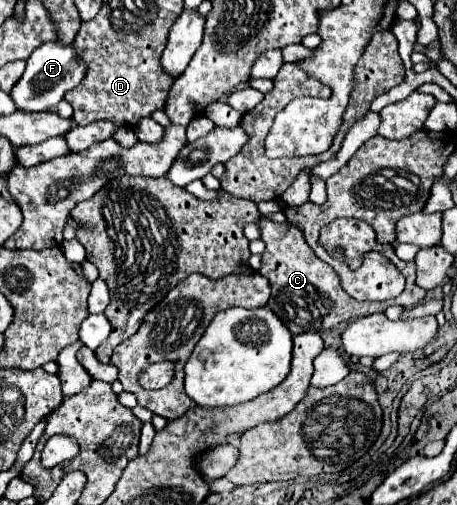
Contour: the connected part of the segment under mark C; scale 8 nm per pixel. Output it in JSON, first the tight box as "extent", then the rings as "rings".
{"extent":[259,218,391,334],"rings":[[[261,218],[261,240],[267,244],[263,252],[263,262],[259,272],[271,284],[269,308],[287,324],[293,334],[303,334],[309,330],[333,328],[343,320],[369,316],[375,312],[383,312],[391,302],[357,302],[351,298],[339,282],[335,270],[319,260],[313,250],[307,246],[303,234],[293,224],[271,224]]]}

